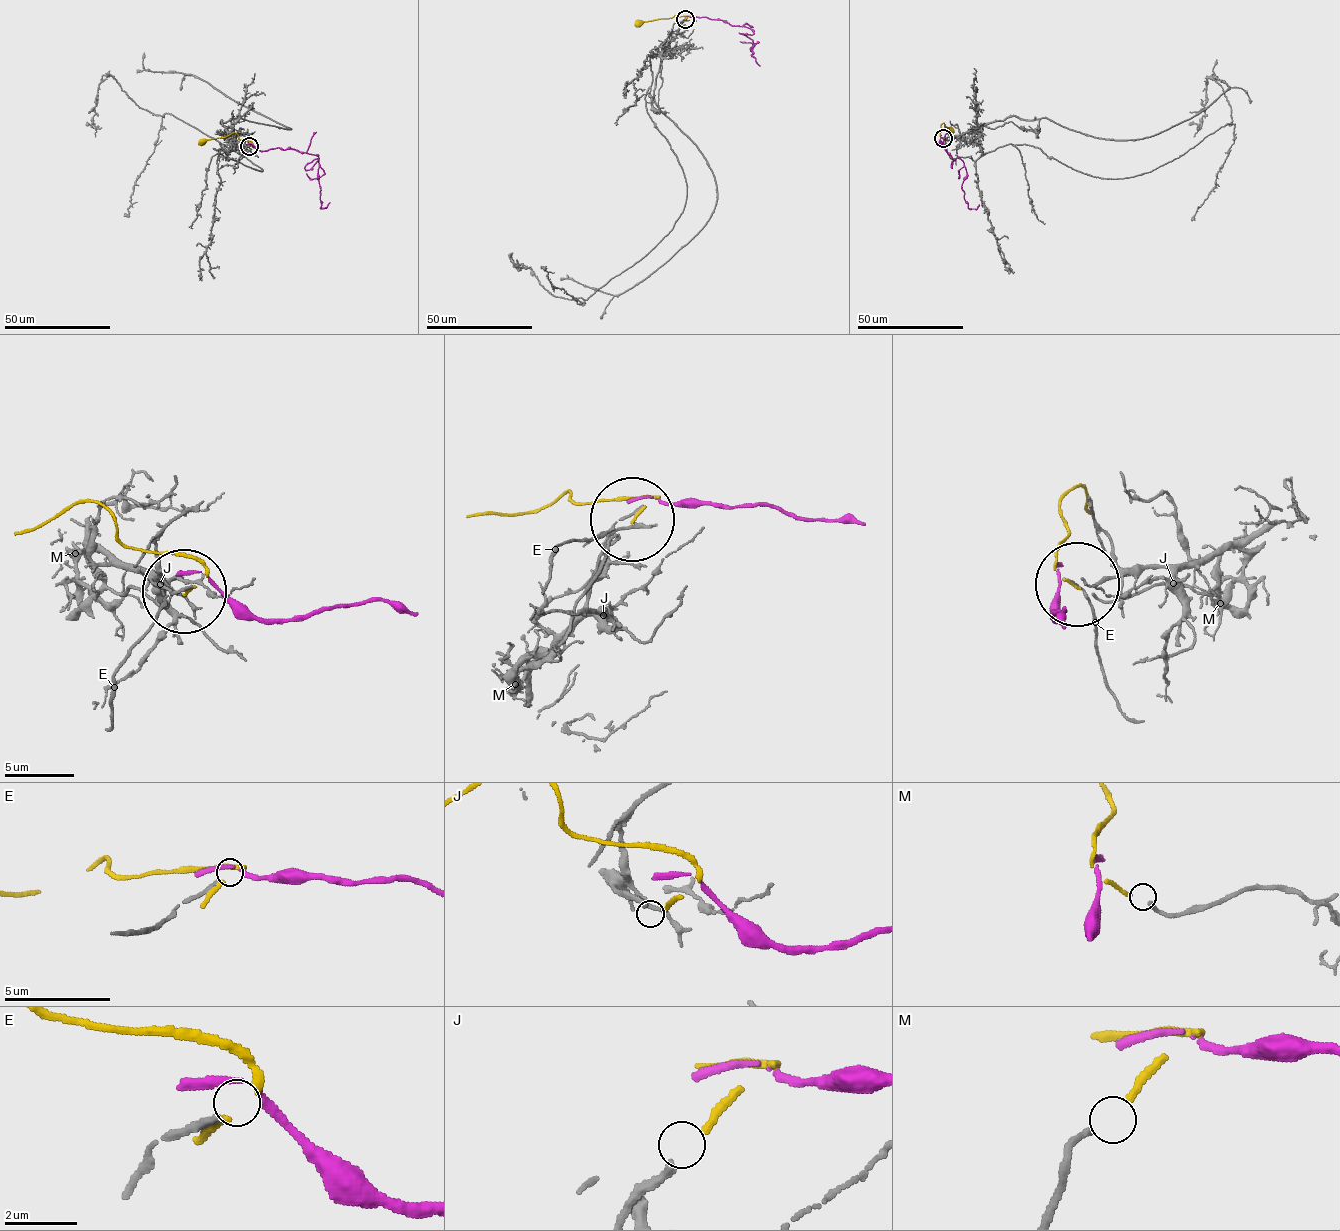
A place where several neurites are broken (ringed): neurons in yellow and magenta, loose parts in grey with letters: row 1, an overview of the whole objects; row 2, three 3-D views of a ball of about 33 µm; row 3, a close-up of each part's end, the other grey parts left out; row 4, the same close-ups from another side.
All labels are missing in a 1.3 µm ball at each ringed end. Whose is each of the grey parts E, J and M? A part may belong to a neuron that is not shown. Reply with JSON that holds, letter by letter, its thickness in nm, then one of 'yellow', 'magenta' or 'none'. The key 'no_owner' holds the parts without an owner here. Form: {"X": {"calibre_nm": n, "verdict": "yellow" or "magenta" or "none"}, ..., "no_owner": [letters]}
{"E": {"calibre_nm": 180, "verdict": "none"}, "J": {"calibre_nm": 240, "verdict": "none"}, "M": {"calibre_nm": 180, "verdict": "none"}, "no_owner": ["E", "J", "M"]}

